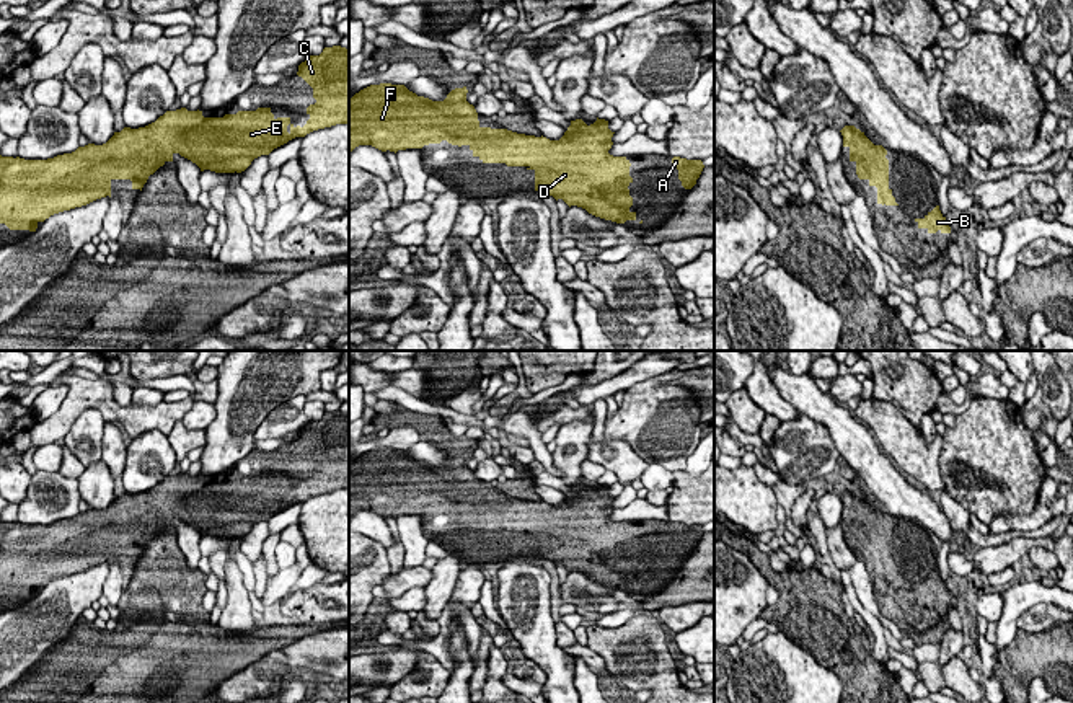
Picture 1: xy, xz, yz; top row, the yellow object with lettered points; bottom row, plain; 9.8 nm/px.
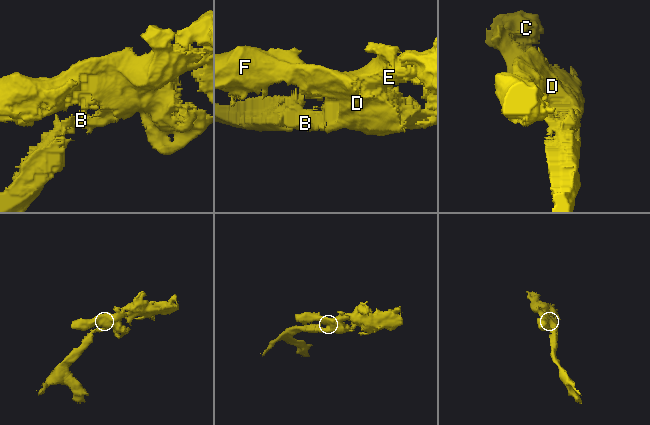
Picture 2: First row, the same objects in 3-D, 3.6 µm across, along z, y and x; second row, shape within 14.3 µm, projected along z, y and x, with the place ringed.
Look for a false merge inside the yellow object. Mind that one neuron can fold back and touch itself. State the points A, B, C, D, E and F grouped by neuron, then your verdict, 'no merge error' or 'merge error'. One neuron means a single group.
groups A B C D E F; no merge error

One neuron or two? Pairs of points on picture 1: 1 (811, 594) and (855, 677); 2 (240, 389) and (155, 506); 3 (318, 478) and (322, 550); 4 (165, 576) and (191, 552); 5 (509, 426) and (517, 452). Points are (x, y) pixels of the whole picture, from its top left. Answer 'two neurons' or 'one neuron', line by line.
1: one neuron
2: two neurons
3: two neurons
4: two neurons
5: two neurons

